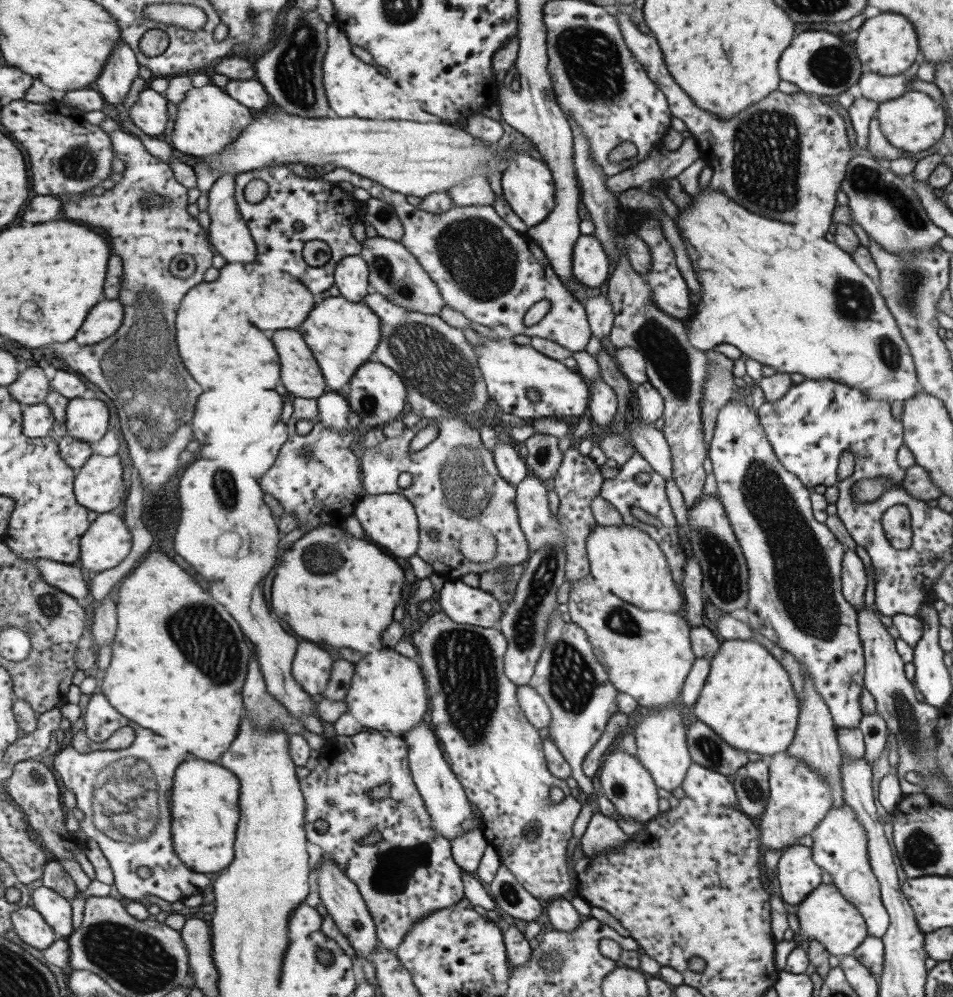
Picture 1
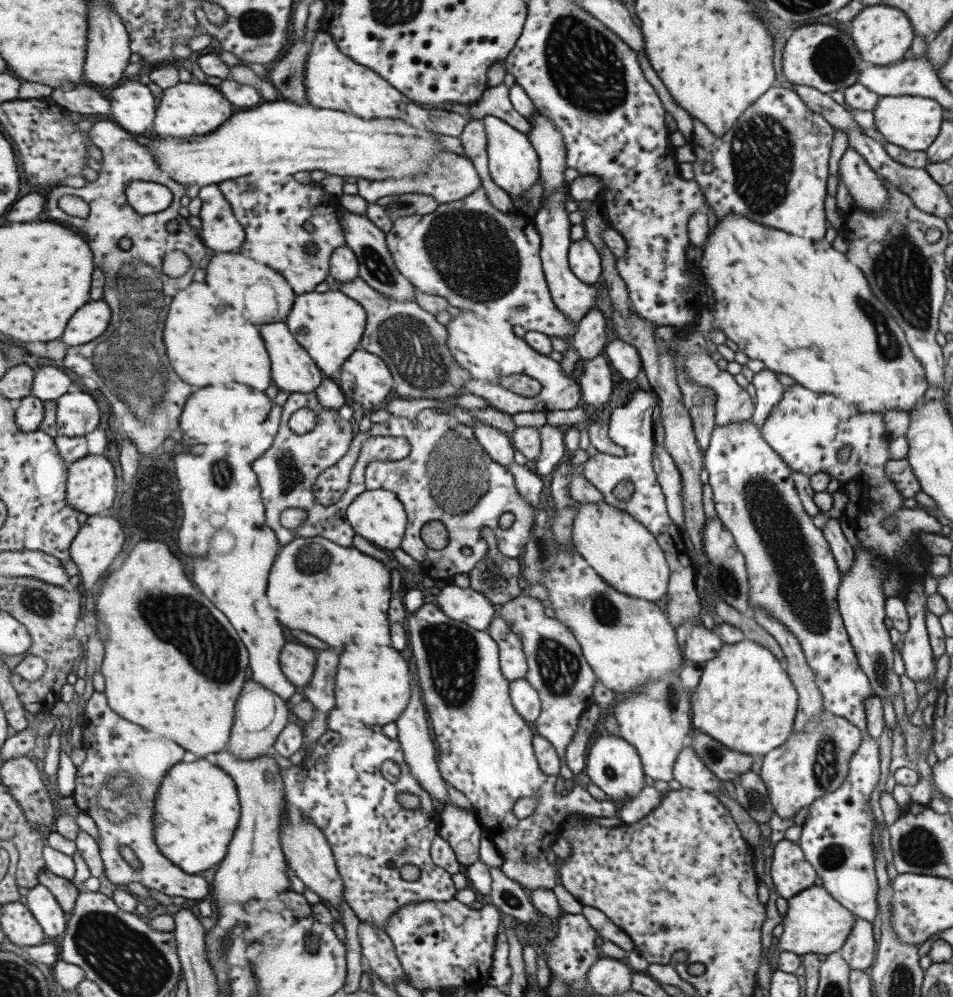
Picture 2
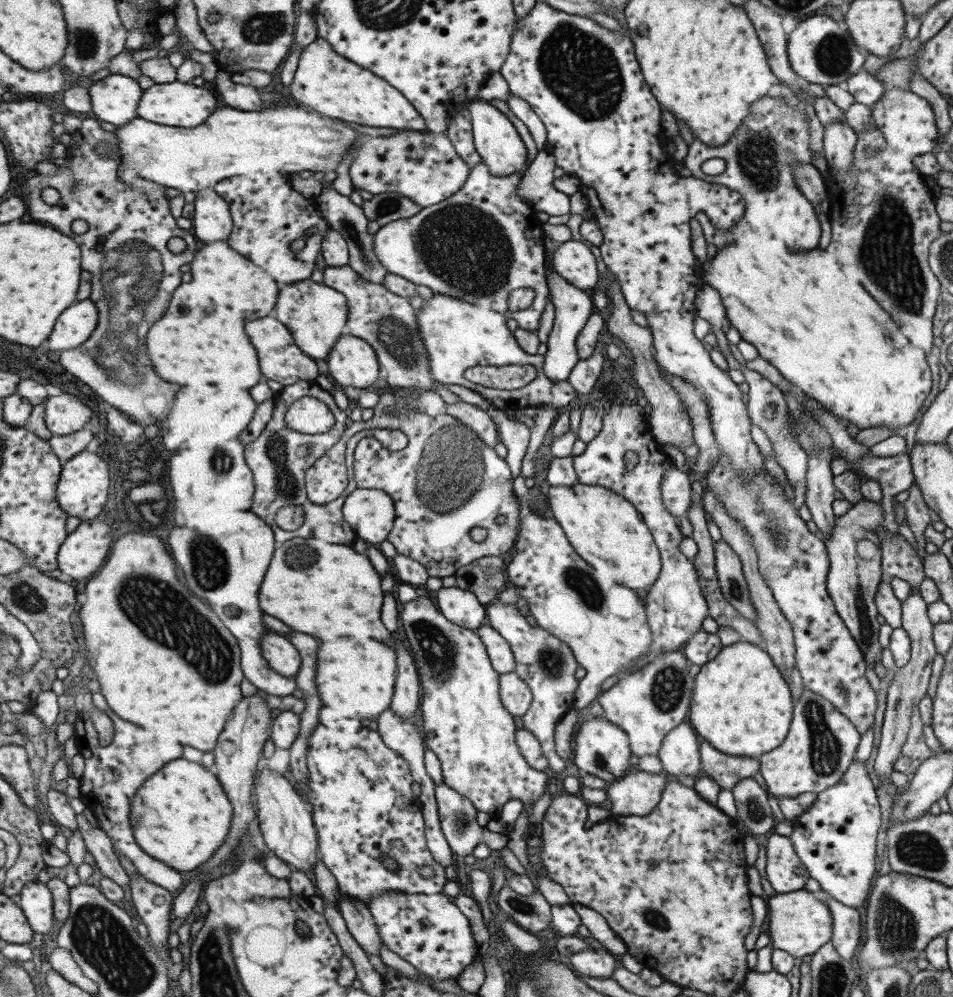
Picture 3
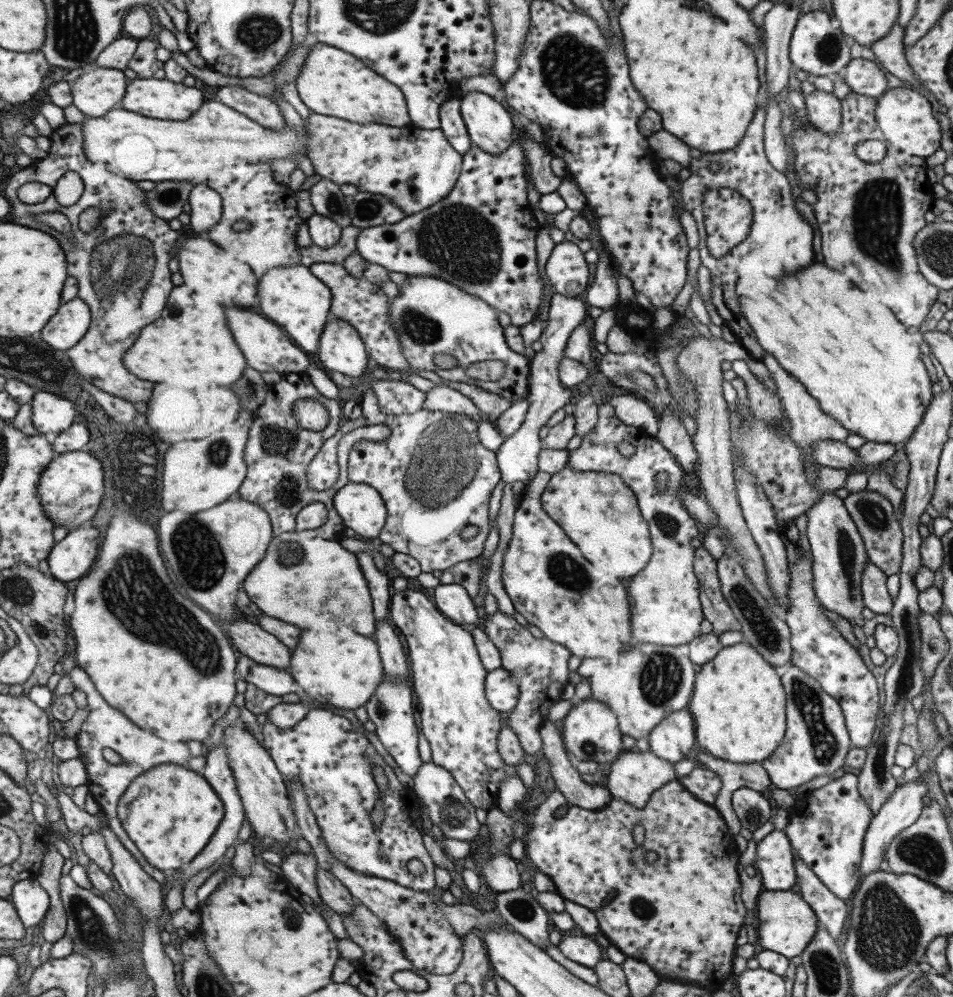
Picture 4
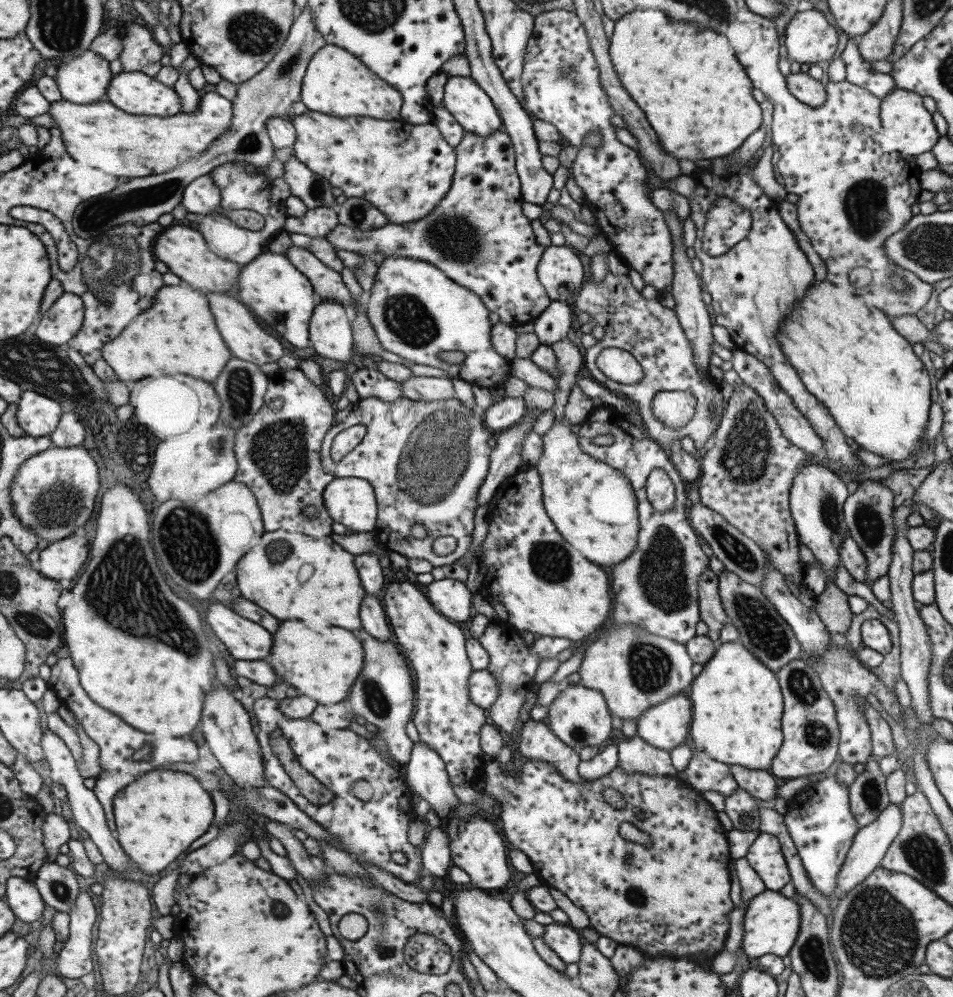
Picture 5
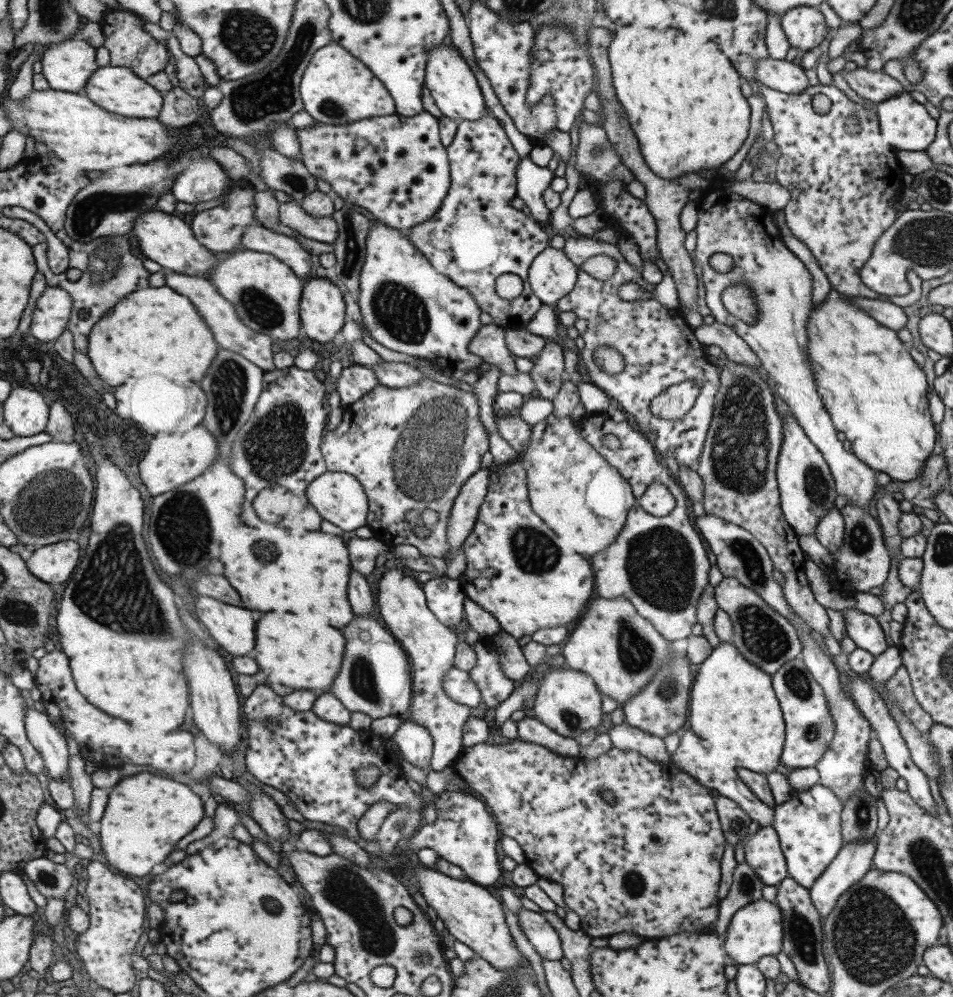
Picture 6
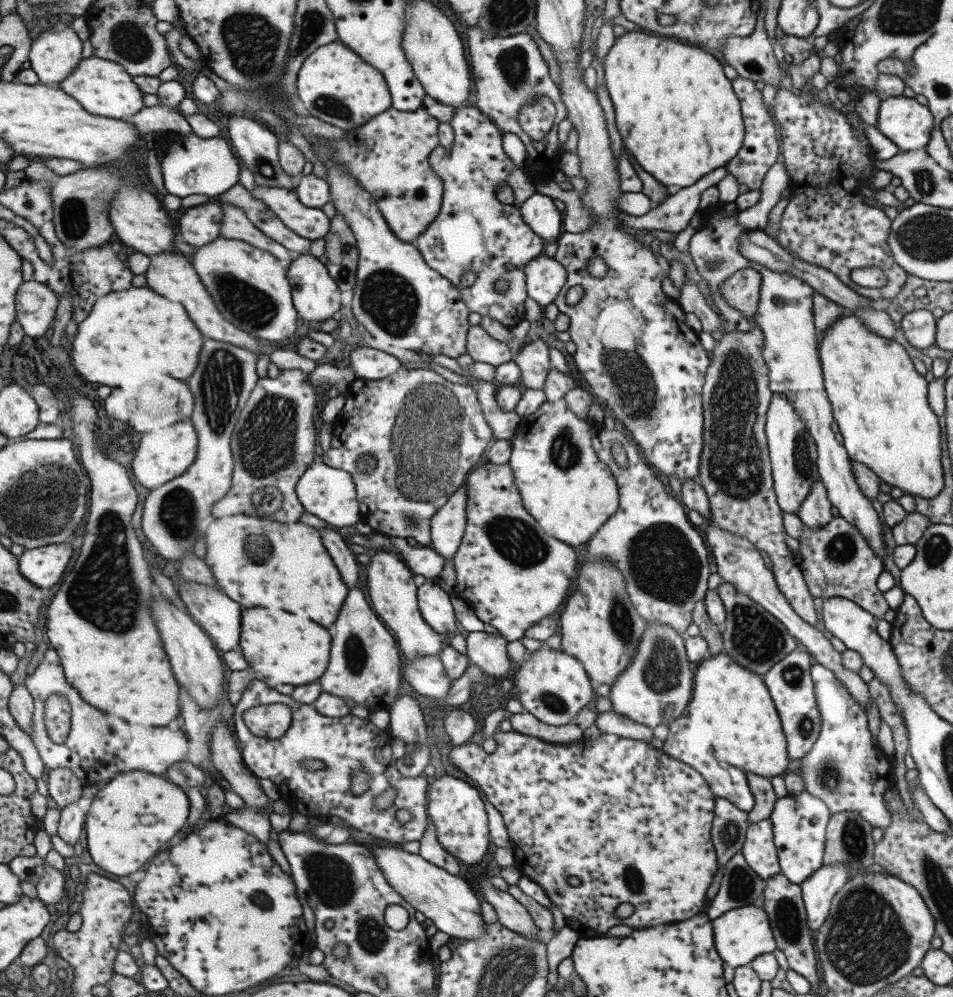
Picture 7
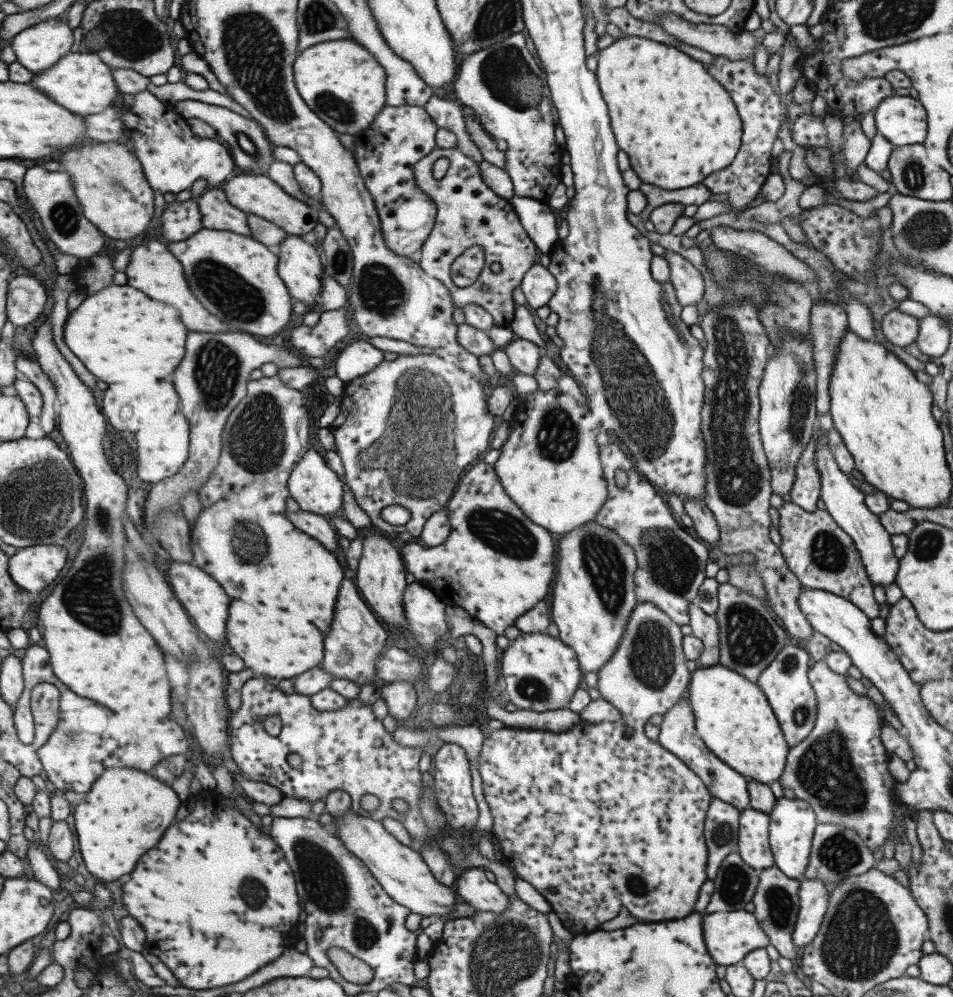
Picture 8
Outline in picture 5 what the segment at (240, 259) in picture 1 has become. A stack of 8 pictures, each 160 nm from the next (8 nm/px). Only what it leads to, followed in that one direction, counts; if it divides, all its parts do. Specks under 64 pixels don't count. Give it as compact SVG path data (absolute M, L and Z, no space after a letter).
M212 173L193 180L184 190L182 204L188 212L201 216L215 213L221 204L221 191Z

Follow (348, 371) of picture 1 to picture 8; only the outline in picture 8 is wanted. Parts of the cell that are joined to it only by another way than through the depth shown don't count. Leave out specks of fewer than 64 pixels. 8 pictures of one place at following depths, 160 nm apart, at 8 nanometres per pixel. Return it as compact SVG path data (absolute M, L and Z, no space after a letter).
M202 229L187 240L168 244L184 265L185 276L197 298L209 312L228 324L230 330L259 336L279 334L295 314L295 298L291 298L285 281L279 278L280 255L273 254L266 244L253 237Z

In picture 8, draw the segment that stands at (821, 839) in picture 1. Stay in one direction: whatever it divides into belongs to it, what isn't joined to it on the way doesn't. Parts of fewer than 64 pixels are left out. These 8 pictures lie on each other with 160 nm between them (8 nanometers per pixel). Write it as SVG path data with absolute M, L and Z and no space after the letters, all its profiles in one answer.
M781 797L774 802L771 812L768 814L768 845L772 852L774 866L787 878L800 880L804 871L811 846L812 834L815 825L814 811L804 800L787 799Z

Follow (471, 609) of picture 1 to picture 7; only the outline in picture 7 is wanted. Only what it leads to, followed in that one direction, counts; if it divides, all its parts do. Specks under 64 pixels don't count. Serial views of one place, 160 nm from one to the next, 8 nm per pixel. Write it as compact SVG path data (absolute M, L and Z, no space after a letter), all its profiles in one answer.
M426 580L418 590L418 607L423 619L437 633L455 632L455 615L450 603L450 593L444 591L437 582Z

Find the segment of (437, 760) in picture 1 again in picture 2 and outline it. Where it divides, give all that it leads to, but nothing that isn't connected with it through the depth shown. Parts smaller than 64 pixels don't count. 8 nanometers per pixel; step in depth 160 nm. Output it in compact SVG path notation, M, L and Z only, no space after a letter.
M416 684L411 685L411 698L408 700L407 708L399 719L395 719L396 729L398 732L397 740L403 749L404 761L408 765L409 772L418 780L424 791L431 797L445 804L448 801L445 791L445 782L441 778L437 768L435 745L432 741L432 734L429 734L427 720L425 719L425 710L422 704L422 694Z

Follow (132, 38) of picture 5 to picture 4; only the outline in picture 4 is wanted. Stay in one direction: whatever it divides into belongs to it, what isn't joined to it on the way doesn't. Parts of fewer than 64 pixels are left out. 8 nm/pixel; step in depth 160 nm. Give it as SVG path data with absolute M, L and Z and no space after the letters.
M148 39L137 41L138 47L129 67L141 78L165 79L165 62L157 60L159 43Z

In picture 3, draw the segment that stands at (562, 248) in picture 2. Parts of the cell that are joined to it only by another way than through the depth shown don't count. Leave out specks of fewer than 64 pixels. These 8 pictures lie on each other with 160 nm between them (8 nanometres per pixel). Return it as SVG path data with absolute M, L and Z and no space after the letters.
M544 236L544 246L545 246L545 268L549 267L548 270L545 269L545 278L546 284L548 286L548 292L551 295L551 302L554 306L554 319L552 323L551 331L547 336L547 341L544 343L546 346L546 351L544 352L542 370L544 375L548 377L549 380L553 382L565 381L568 377L569 371L575 366L575 363L580 359L576 351L575 339L577 333L583 328L585 321L589 318L589 315L595 311L595 306L592 303L591 294L586 294L585 290L579 290L575 288L572 284L569 284L564 278L561 278L561 275L557 274L552 269L551 265L547 265L546 258L549 257L552 260L552 252L557 246L555 241L552 241L550 238Z

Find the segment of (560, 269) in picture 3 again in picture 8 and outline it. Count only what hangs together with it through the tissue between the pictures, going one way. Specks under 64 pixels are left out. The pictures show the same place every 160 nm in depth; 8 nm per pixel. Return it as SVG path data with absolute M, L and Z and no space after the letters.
M535 262L522 276L519 290L523 293L525 302L531 308L536 309L547 304L555 287L556 282L550 272L542 265L539 265L538 262Z

